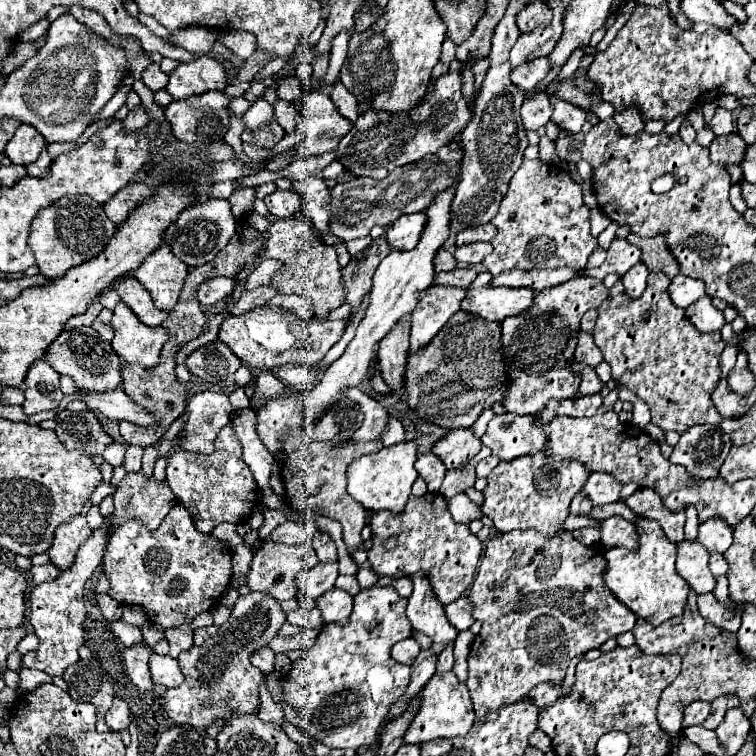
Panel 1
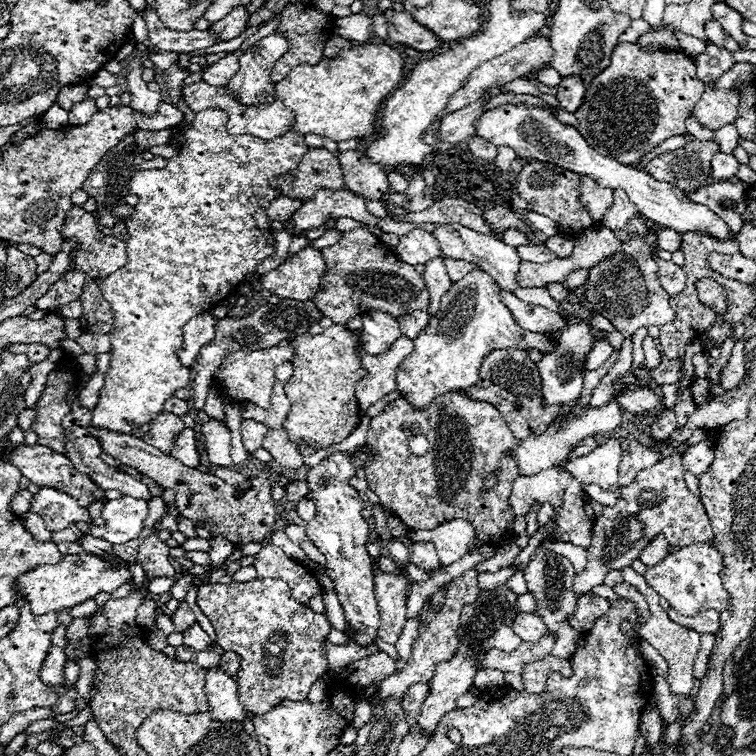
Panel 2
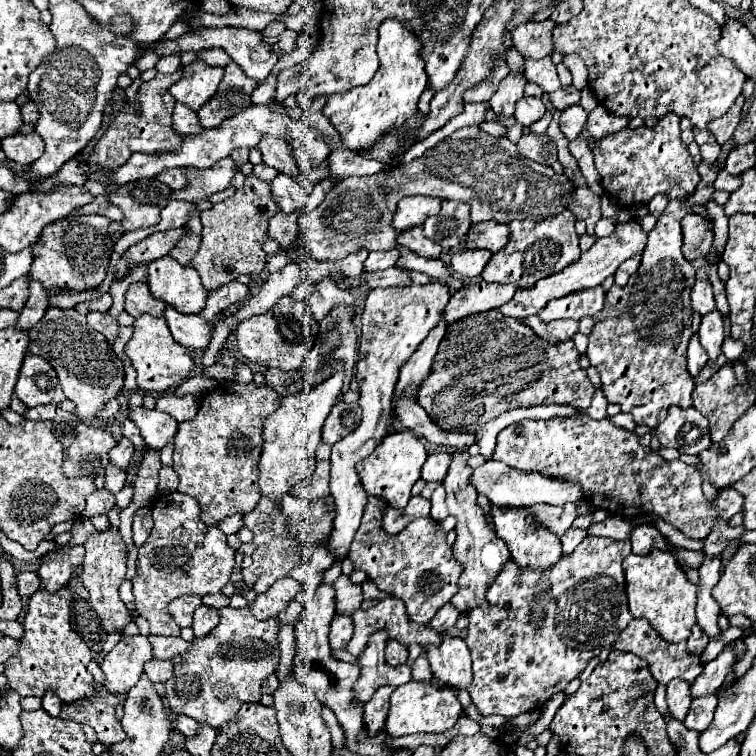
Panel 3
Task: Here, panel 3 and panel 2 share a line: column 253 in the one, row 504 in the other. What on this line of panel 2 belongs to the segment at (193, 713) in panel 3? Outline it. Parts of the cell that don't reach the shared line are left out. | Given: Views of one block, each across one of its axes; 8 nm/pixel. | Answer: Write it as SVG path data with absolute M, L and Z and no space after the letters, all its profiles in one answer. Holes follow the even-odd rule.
M682 443L674 456L638 472L638 476L626 488L620 488L618 504L604 506L602 516L596 518L592 528L588 566L574 578L574 590L578 596L584 596L584 592L588 594L594 586L604 584L608 570L622 570L624 566L630 566L632 560L638 558L640 550L658 534L664 534L670 546L688 546L694 542L710 544L714 540L714 532L700 498L686 488L682 478L684 468L680 455L686 448L686 443Z

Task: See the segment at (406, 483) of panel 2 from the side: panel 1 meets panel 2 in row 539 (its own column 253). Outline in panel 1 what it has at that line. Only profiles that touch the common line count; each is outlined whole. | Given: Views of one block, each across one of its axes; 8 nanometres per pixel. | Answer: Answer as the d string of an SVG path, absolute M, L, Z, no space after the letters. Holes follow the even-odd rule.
M232 422L218 432L212 454L188 452L182 448L180 438L176 436L172 440L170 458L166 462L166 484L176 494L178 502L190 510L196 530L204 534L210 534L222 522L244 522L260 506L260 490L252 478L252 472L248 466L244 466L242 446L232 428Z

